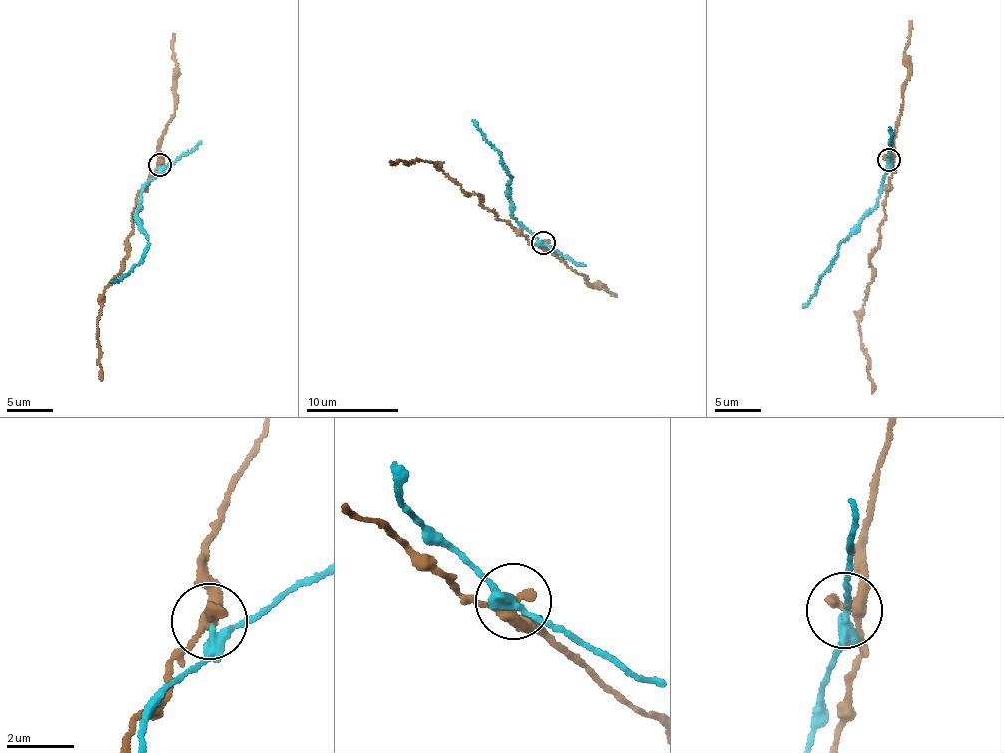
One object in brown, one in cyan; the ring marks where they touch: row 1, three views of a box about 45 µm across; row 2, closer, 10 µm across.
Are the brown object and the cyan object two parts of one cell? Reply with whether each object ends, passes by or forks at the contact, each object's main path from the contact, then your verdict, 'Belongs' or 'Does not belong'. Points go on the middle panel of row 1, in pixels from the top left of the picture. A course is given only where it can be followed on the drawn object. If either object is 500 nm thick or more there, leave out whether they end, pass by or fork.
At the ring brown passes by. At the ring cyan passes by. Course of brown: (544, 242), (534, 244), (481, 204), (479, 195), (465, 192), (433, 162), (390, 161). Course of cyan: (543, 242), (511, 215), (510, 198), (506, 193), (510, 176), (472, 120). Does not belong

